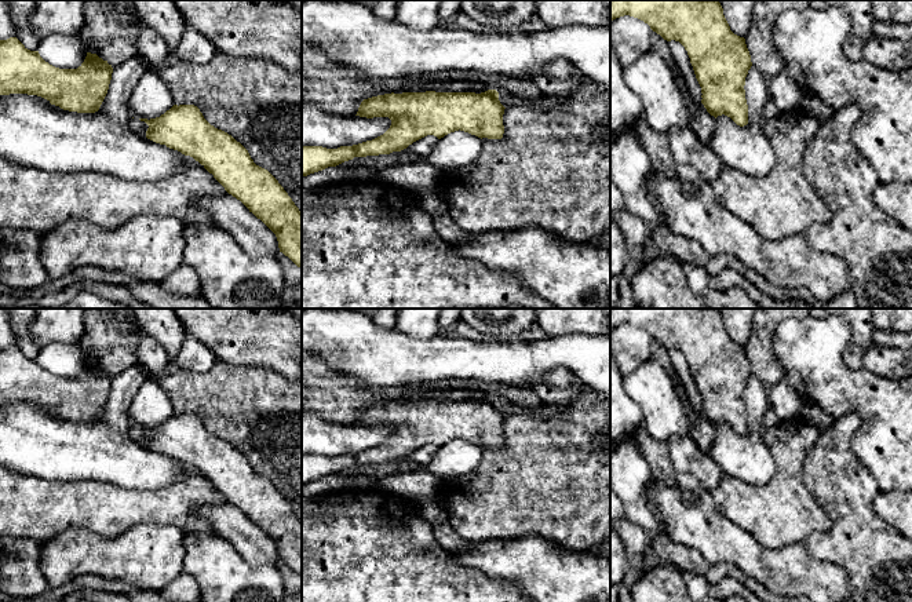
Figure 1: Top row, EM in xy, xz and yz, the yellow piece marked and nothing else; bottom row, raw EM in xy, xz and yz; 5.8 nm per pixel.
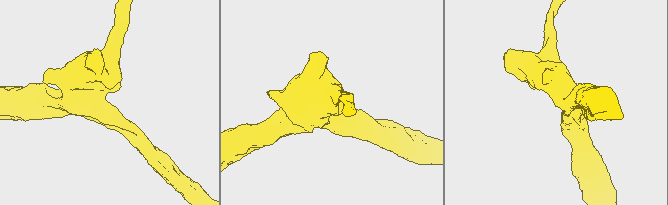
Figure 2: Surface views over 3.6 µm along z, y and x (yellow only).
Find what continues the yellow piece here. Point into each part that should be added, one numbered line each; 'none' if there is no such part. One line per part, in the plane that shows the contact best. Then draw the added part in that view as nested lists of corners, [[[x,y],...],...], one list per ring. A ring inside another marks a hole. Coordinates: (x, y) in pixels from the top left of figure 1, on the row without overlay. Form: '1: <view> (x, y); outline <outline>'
none

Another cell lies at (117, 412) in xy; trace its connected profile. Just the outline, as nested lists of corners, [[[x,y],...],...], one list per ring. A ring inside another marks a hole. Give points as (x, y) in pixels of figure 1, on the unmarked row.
[[[131,365],[116,375],[107,402],[95,422],[77,422],[28,402],[0,404],[0,467],[52,481],[96,481],[120,488],[147,490],[186,478],[194,467],[129,438],[131,402],[150,373]]]

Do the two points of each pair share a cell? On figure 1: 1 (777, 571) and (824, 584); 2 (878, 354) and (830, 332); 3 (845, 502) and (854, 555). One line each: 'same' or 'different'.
1: same
2: different
3: same

